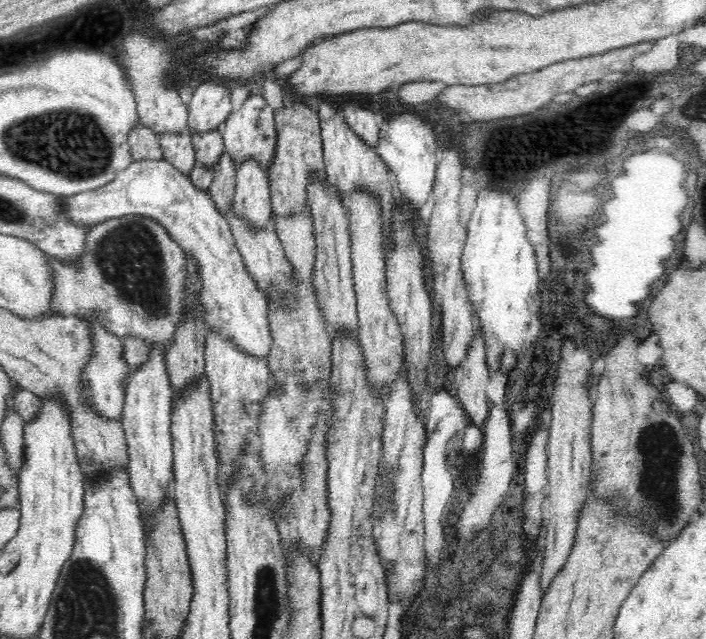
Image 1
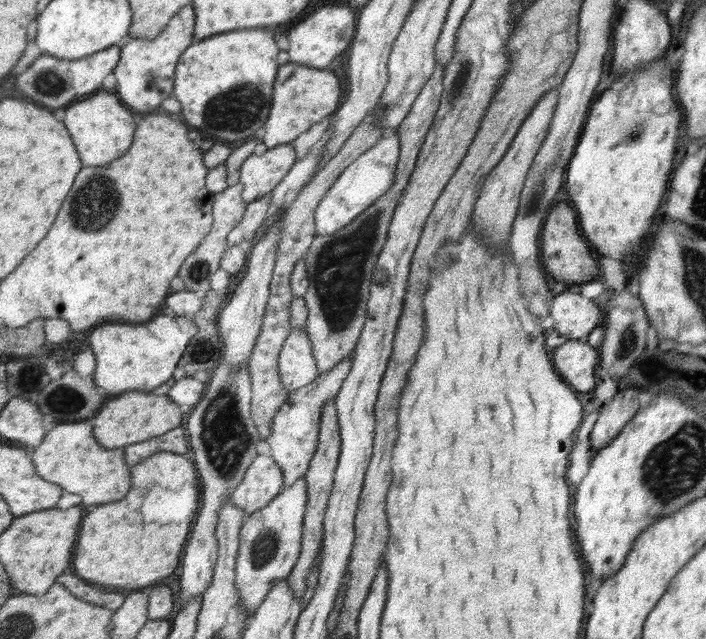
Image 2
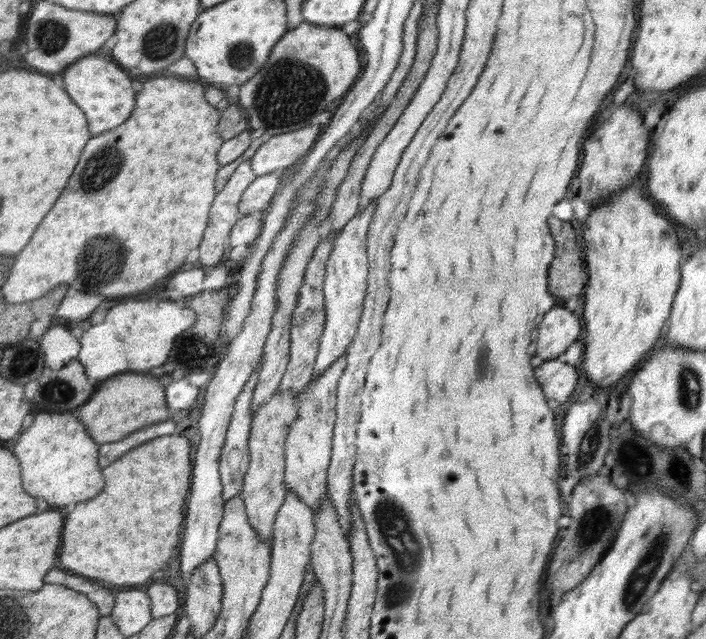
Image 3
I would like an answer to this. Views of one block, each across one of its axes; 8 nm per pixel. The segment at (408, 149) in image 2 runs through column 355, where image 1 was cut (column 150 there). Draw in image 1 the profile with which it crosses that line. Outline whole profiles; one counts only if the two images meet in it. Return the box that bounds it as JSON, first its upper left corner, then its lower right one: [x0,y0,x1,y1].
[47,214,194,352]

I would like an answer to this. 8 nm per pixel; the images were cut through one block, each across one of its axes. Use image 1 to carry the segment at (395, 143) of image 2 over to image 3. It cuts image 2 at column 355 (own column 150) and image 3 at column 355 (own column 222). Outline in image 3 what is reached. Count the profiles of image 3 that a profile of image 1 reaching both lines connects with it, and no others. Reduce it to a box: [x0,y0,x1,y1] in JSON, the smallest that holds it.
[311,198,377,380]

